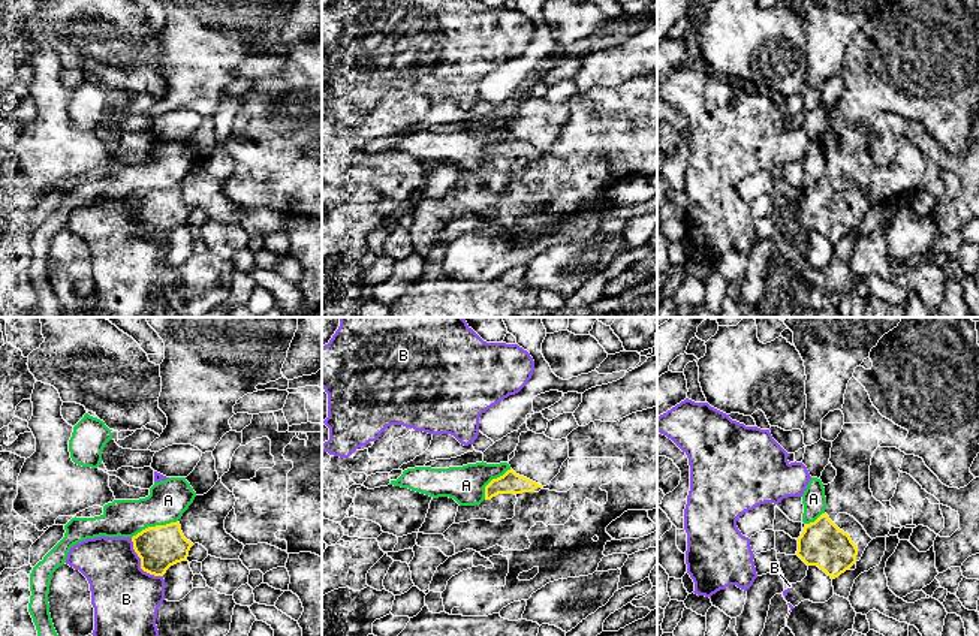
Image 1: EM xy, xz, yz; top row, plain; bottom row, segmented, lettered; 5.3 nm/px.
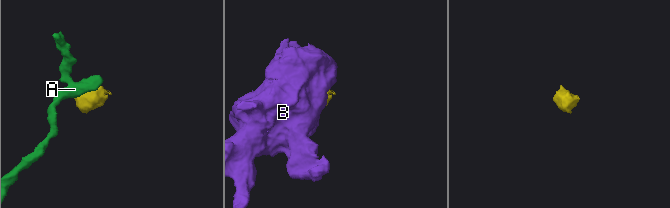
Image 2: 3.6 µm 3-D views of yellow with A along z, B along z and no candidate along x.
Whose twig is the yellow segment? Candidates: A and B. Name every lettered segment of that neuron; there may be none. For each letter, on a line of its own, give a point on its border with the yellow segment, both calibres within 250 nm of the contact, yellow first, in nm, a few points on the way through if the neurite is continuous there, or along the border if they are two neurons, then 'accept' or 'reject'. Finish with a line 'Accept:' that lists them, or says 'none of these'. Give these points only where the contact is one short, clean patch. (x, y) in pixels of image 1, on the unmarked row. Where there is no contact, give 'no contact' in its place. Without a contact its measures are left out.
A: contact xy (156, 190); calibres 240 and 220 nm; border xy (177, 184), (168, 189), (148, 190), (132, 202); reject
B: contact xy (141, 228); calibres 240 and 360 nm; border xy (130, 202), (139, 231), (162, 241); reject
Accept: none of these

